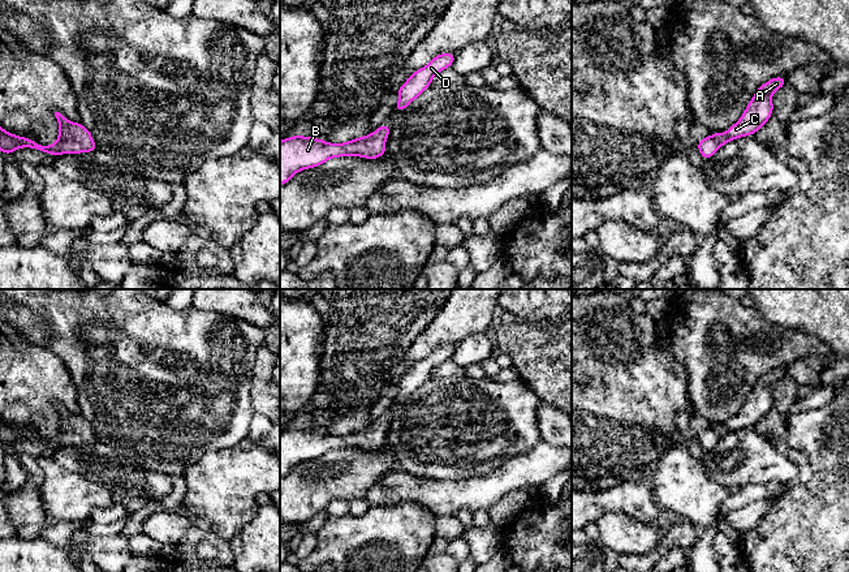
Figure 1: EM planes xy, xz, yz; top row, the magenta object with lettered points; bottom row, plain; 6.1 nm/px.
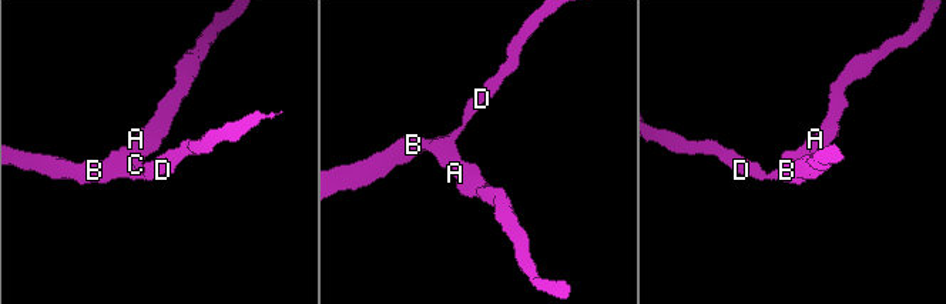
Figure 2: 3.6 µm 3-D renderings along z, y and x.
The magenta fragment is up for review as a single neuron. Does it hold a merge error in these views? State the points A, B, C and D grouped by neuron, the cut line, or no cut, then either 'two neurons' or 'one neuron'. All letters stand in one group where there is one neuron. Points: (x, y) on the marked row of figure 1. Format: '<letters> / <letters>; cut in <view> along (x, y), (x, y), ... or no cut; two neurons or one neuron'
A B C D; no cut; one neuron

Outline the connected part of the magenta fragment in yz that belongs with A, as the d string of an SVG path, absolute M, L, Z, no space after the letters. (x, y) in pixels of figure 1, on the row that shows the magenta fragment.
M775 77L760 85L736 124L725 133L714 133L710 137L698 141L697 147L702 158L711 158L720 146L724 146L733 139L755 134L772 115L773 103L771 96L785 85L785 77Z

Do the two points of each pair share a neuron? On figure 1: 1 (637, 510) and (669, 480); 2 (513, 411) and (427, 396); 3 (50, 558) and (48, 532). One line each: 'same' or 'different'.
1: different
2: same
3: different

